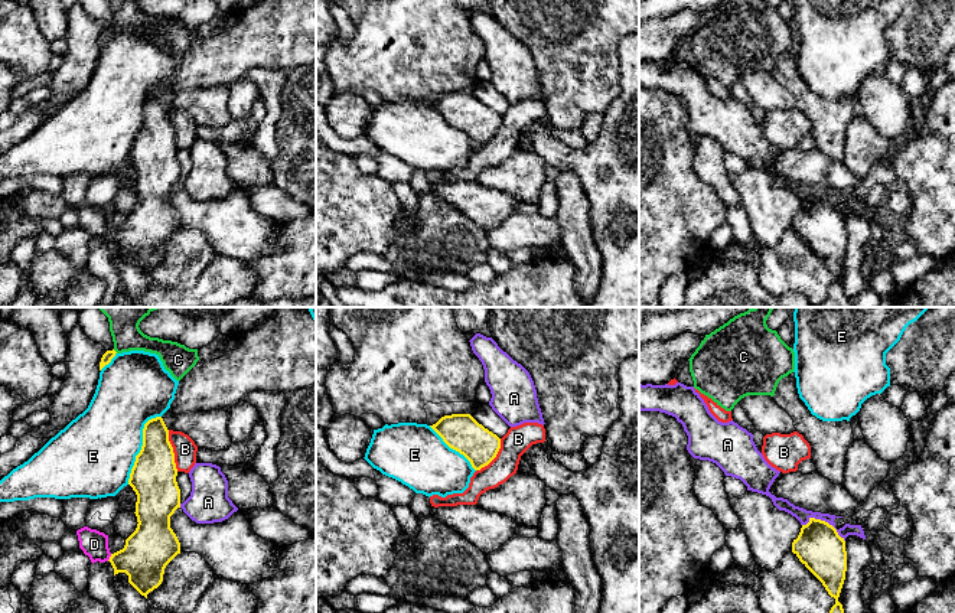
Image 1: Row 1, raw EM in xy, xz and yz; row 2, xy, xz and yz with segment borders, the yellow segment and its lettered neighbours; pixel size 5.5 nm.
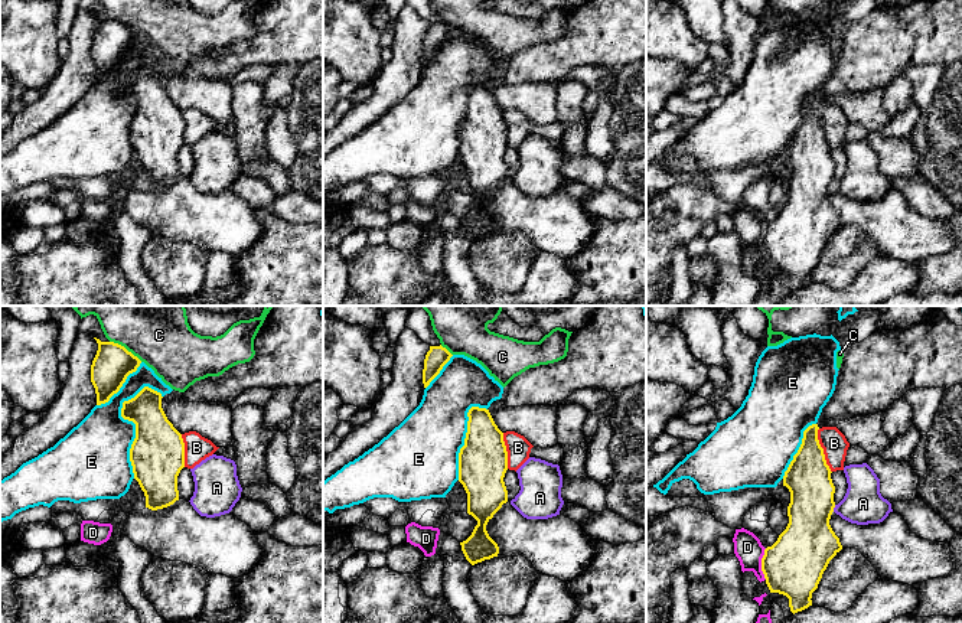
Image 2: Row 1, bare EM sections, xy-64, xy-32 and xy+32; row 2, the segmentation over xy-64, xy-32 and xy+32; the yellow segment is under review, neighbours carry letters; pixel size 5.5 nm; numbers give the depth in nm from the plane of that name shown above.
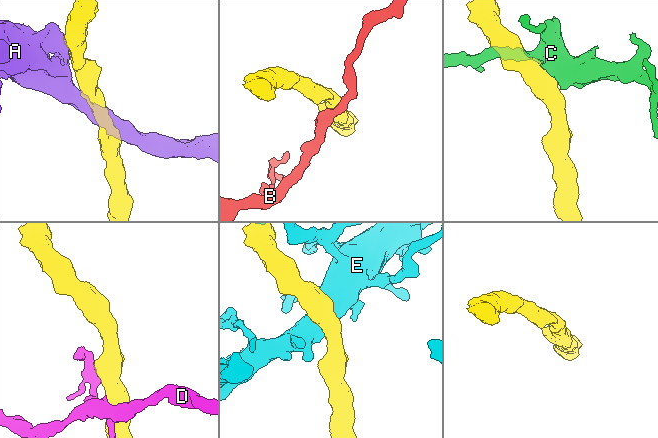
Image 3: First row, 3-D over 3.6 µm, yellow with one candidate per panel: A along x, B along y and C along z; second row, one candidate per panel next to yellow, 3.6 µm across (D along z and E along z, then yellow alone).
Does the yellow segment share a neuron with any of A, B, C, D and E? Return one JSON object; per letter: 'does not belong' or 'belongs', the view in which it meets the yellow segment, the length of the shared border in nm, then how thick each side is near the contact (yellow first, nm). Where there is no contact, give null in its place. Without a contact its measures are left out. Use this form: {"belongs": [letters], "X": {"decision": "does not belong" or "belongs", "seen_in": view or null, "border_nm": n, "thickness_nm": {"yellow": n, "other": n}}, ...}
{"belongs": [], "A": {"decision": "does not belong", "seen_in": "yz", "border_nm": 260, "thickness_nm": {"yellow": 260, "other": 80}}, "B": {"decision": "does not belong", "seen_in": "xy", "border_nm": 240, "thickness_nm": {"yellow": 260, "other": 130}}, "C": {"decision": "does not belong", "seen_in": "xy", "border_nm": 40, "thickness_nm": {"yellow": 60, "other": 160}}, "D": {"decision": "does not belong", "seen_in": "xy", "border_nm": 50, "thickness_nm": {"yellow": 260, "other": 150}}, "E": {"decision": "does not belong", "seen_in": "xy", "border_nm": 420, "thickness_nm": {"yellow": 260, "other": 440}}}

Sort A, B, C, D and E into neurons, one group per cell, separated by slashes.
A / B / C / D / E

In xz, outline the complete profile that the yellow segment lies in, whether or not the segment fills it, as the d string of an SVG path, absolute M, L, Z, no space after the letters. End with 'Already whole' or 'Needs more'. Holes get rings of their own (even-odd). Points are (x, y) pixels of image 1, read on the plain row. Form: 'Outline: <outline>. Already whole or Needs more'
Outline: M470 91L444 92L430 104L450 125L463 131L475 147L488 143L501 125L501 115Z. Already whole

